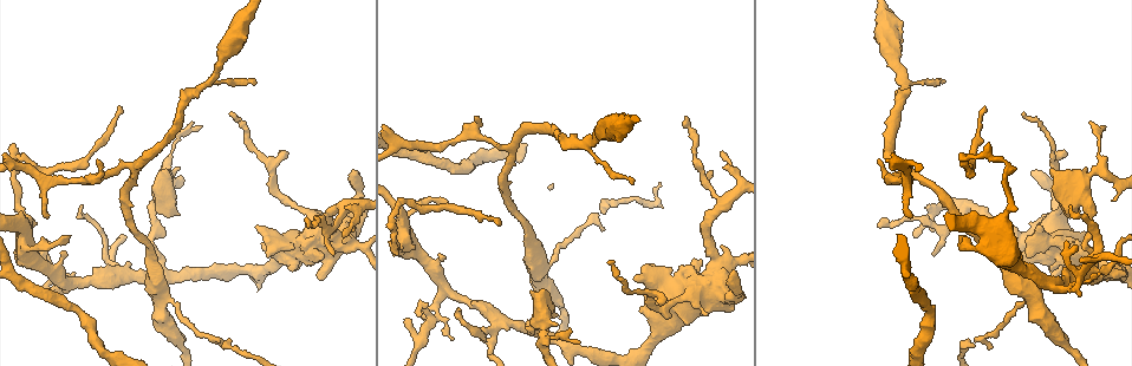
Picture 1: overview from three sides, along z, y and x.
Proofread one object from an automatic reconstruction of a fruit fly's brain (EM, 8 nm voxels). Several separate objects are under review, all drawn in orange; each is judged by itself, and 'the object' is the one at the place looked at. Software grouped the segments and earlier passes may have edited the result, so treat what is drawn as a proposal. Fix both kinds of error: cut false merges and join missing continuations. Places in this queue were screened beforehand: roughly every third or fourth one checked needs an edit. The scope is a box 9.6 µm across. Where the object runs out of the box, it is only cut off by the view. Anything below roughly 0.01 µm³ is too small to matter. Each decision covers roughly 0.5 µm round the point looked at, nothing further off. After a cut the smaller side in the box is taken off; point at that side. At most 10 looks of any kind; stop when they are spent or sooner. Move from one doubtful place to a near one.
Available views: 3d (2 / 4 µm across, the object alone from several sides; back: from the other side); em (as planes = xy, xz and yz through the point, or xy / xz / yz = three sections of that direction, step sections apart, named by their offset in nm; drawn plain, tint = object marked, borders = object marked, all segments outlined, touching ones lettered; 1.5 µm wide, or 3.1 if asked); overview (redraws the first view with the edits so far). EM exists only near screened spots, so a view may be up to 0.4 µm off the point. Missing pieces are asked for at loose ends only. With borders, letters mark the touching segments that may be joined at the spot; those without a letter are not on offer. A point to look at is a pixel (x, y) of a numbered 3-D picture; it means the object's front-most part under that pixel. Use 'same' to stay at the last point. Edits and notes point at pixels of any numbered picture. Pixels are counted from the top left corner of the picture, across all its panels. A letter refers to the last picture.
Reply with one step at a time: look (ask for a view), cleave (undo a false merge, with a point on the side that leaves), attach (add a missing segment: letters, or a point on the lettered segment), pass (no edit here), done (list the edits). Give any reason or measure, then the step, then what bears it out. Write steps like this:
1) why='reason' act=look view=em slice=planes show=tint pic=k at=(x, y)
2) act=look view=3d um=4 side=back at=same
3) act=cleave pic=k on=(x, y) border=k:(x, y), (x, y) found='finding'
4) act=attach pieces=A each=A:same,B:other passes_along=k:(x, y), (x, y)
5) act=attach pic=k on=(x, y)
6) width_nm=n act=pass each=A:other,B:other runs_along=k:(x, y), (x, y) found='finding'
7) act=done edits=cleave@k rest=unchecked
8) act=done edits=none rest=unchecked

act=look view=3d um=2 pic=1 at=(166, 171)

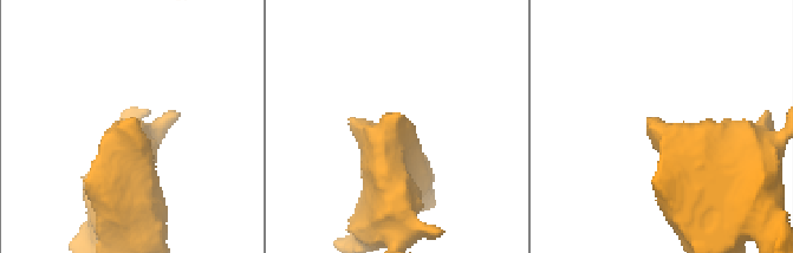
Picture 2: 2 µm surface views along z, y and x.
act=look view=em slice=planes show=plain pic=2 at=(397, 112)

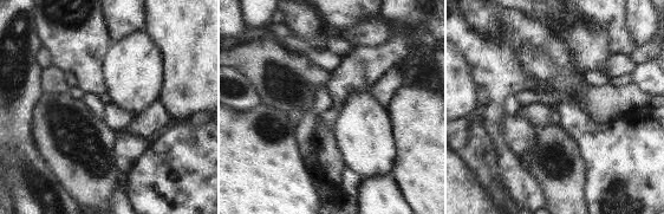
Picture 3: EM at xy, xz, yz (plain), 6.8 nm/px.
act=look view=em slice=planes show=borders at=same

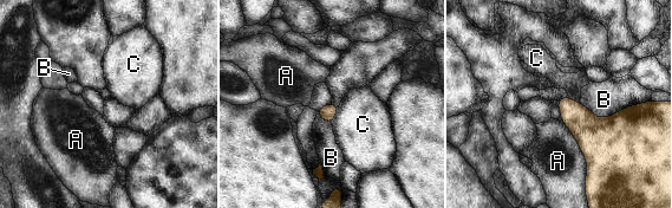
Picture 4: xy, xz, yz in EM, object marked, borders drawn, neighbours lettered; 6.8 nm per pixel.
act=pass each=A:other,B:other,C:other border=4:(640, 103), (606, 117), (580, 104) found='no lettered segment goes on from it'

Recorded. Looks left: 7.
why='sharp bend' act=look view=em slice=planes show=plain pic=1 at=(403, 202)

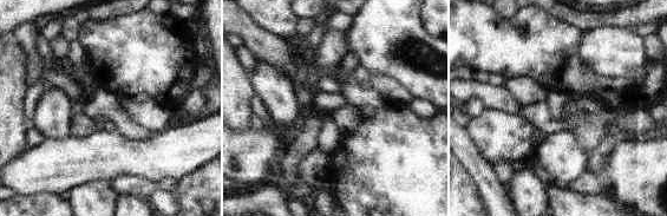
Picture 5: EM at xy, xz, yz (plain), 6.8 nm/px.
why='what lies round it' act=look view=em slice=planes show=borders at=same

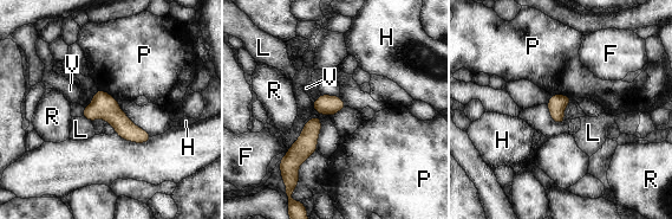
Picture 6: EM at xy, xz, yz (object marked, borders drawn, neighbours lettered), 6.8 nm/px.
act=pass each=F:other,H:other,L:other,P:other,R:other,V:other border=6:(550, 94), (568, 95), (573, 100) found='all the same cell'

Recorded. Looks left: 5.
why='branch stops here' act=look view=em slice=xy step=4 show=plain pic=1 at=(47, 217)

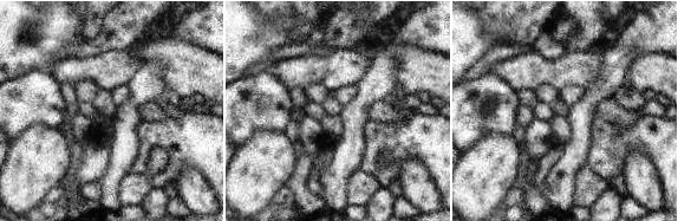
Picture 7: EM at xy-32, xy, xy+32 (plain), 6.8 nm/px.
why='see the neighbours' act=look view=em slice=xy step=4 show=borders at=same

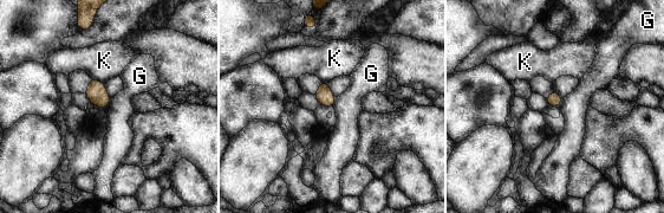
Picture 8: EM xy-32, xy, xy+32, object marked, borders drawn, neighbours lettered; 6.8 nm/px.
width_nm=90 act=pass each=G:other,K:other border=8:(336, 97), (333, 107) found='none of them fits'

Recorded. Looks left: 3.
why='calibre changes' act=look view=em slice=planes show=tint pic=1 at=(411, 212)

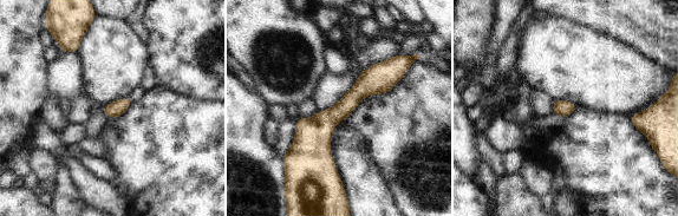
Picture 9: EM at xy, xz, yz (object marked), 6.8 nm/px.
act=look view=em slice=planes show=borders at=same

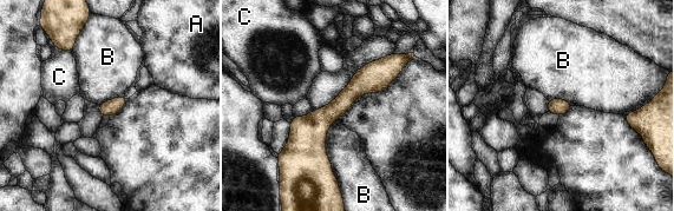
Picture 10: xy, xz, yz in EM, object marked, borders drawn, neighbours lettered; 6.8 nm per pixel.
act=pass each=A:other,B:other,C:other border=10:(339, 117), (326, 137), (339, 188) found='all the same cell'

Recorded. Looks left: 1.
act=done edits=none rest=unchecked

